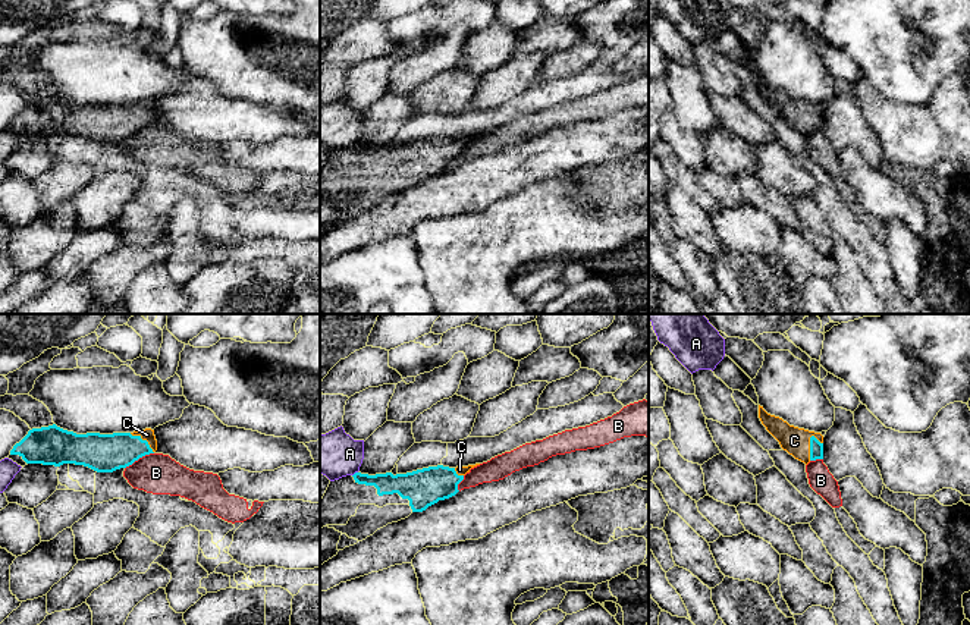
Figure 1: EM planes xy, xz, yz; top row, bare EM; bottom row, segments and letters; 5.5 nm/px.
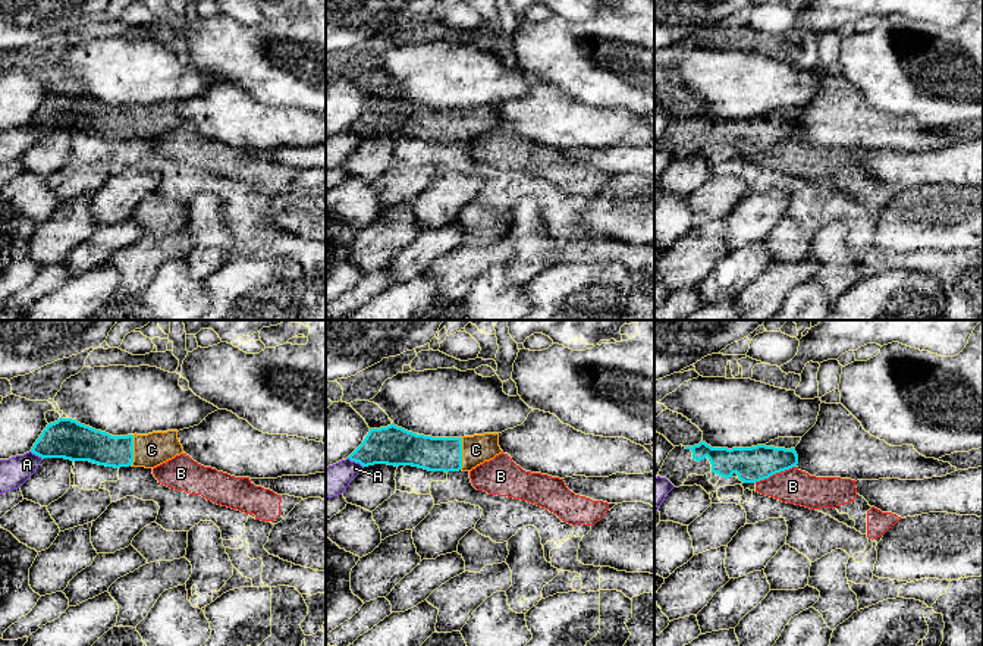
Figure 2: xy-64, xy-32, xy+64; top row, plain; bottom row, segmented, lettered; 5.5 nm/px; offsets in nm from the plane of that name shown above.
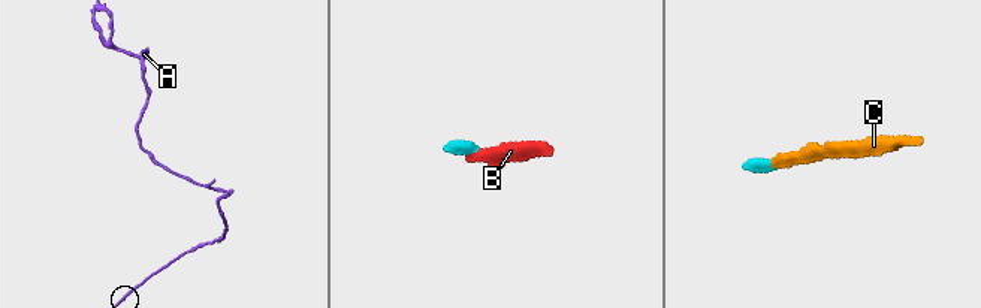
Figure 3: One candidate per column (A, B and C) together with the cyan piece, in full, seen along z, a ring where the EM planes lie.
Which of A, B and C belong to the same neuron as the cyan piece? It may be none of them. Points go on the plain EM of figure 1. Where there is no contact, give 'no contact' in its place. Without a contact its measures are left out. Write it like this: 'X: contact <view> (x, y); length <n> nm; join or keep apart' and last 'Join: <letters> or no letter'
A: contact xz (354, 145); length 40 nm; keep apart
B: contact xy (138, 129); length 180 nm; keep apart
C: contact yz (810, 119); length 150 nm; join
Join: C

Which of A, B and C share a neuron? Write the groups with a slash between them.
A / B / C

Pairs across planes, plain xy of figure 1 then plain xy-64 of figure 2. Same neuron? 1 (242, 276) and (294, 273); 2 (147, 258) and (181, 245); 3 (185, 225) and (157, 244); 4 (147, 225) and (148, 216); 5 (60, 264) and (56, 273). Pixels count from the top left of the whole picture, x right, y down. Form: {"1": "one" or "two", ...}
{"1": "one", "2": "one", "3": "two", "4": "one", "5": "two"}

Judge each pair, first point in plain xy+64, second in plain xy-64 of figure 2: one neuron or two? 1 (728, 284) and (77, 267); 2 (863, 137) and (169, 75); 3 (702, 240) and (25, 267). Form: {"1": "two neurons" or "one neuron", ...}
{"1": "one neuron", "2": "two neurons", "3": "two neurons"}

